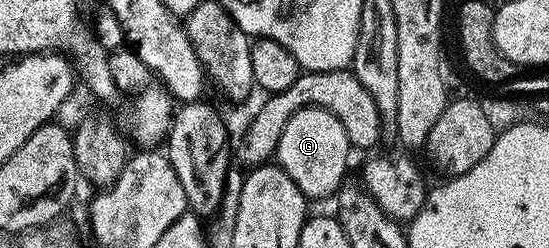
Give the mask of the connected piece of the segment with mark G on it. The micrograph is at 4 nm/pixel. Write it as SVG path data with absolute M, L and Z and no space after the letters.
M300 109L287 123L277 144L275 161L307 199L332 198L341 188L351 146L339 119L322 109Z

